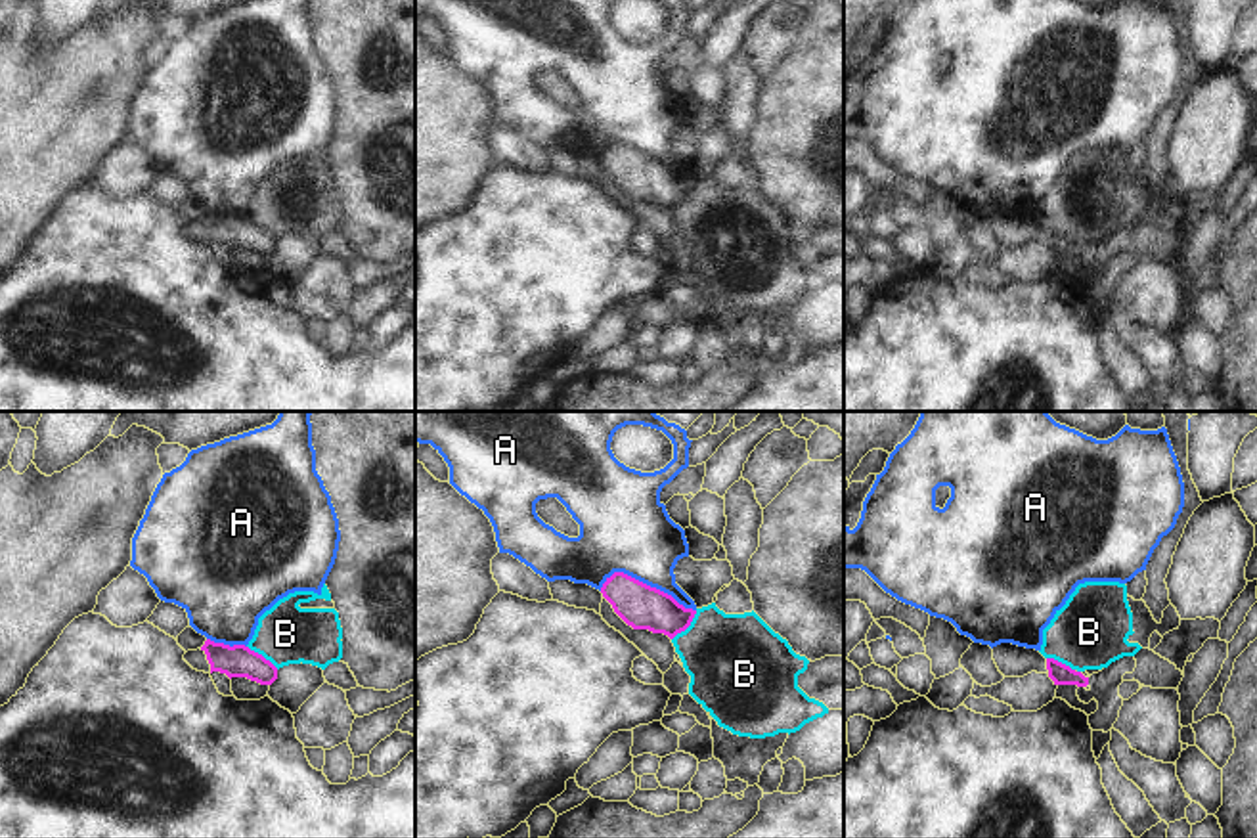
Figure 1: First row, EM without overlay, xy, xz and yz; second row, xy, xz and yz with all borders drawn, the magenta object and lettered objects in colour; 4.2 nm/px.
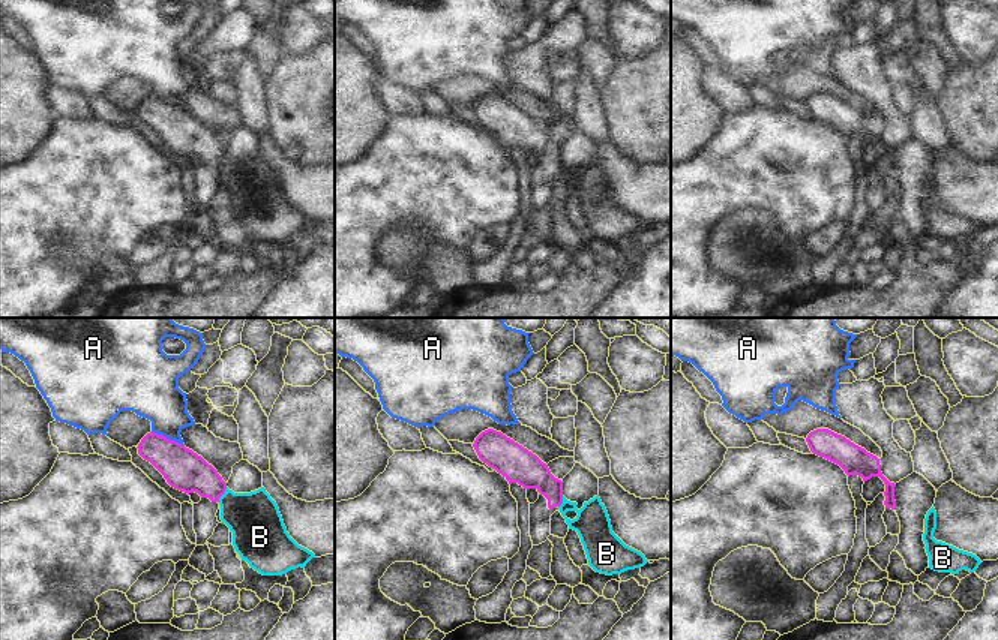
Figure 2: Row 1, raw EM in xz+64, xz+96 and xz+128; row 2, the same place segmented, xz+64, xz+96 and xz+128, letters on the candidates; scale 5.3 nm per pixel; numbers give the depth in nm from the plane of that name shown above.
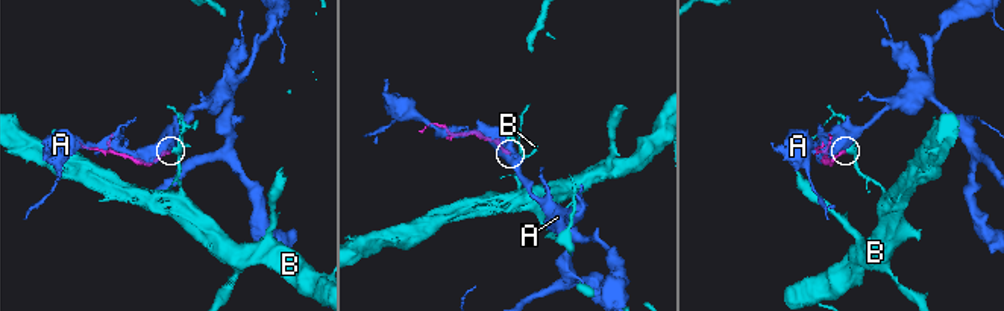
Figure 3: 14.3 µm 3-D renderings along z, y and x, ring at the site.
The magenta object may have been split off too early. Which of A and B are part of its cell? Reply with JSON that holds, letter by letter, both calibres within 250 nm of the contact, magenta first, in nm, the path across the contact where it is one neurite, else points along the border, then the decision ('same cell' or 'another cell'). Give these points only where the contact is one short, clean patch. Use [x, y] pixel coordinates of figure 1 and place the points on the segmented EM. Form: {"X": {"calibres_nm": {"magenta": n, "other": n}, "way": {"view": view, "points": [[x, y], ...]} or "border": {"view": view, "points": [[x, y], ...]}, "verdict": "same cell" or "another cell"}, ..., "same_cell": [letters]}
{"A": {"calibres_nm": {"magenta": 190, "other": 360}, "verdict": "another cell"}, "B": {"calibres_nm": {"magenta": 190, "other": 400}, "border": {"view": "xz", "points": [[697, 611], [693, 620], [672, 639]]}, "verdict": "another cell"}, "same_cell": []}

